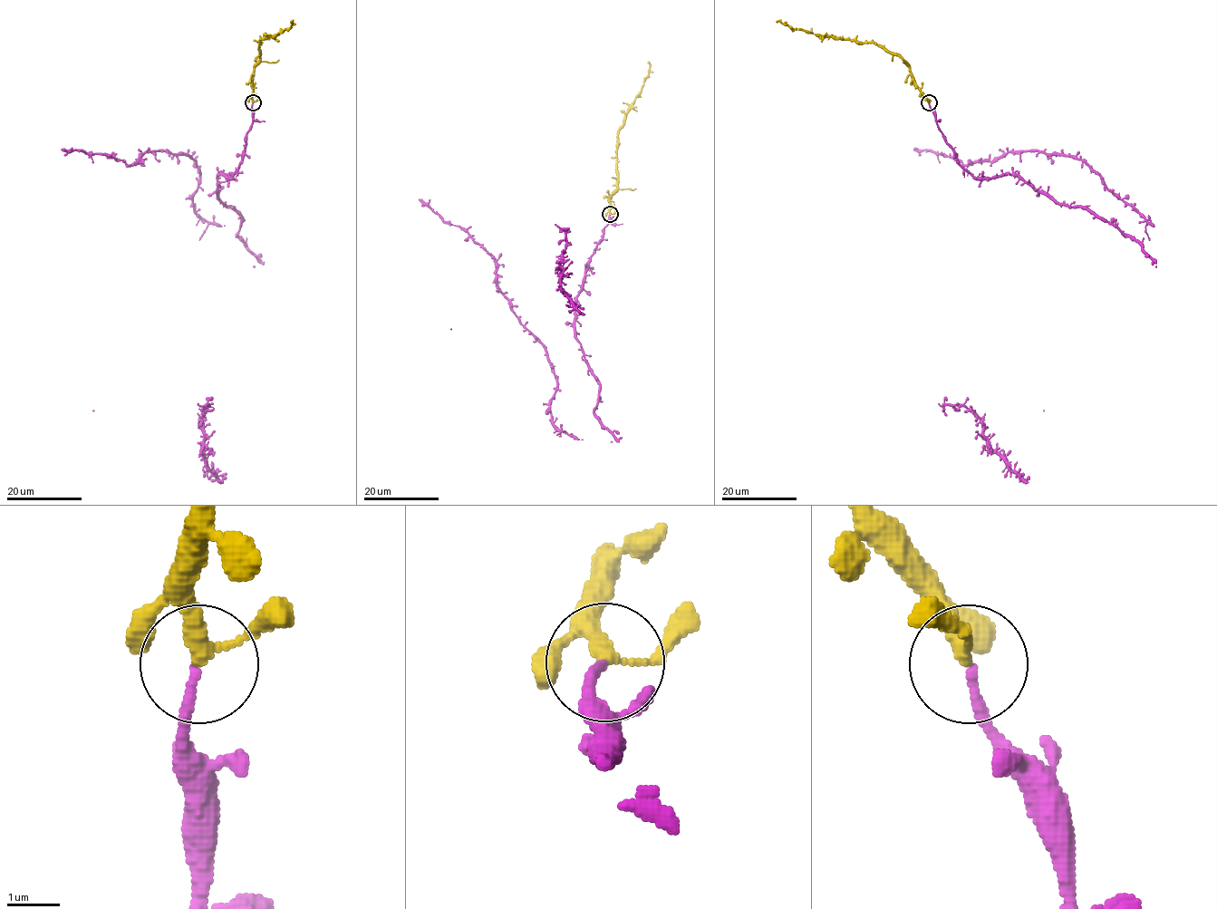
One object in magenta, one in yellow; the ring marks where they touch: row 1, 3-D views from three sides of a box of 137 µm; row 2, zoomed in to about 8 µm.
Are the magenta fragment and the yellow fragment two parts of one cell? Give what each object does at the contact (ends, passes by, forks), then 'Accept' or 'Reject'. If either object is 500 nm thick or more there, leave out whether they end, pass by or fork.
At the ring magenta ends. At the ring yellow passes by. Accept

